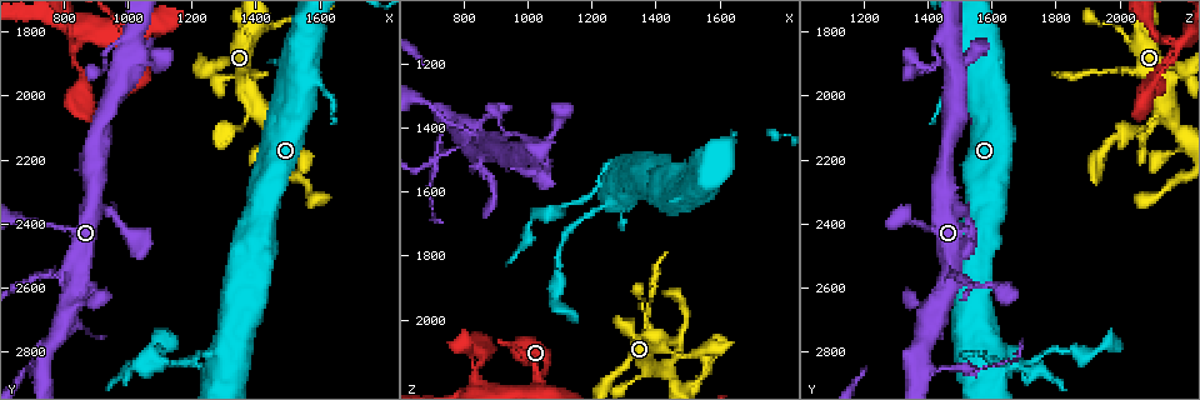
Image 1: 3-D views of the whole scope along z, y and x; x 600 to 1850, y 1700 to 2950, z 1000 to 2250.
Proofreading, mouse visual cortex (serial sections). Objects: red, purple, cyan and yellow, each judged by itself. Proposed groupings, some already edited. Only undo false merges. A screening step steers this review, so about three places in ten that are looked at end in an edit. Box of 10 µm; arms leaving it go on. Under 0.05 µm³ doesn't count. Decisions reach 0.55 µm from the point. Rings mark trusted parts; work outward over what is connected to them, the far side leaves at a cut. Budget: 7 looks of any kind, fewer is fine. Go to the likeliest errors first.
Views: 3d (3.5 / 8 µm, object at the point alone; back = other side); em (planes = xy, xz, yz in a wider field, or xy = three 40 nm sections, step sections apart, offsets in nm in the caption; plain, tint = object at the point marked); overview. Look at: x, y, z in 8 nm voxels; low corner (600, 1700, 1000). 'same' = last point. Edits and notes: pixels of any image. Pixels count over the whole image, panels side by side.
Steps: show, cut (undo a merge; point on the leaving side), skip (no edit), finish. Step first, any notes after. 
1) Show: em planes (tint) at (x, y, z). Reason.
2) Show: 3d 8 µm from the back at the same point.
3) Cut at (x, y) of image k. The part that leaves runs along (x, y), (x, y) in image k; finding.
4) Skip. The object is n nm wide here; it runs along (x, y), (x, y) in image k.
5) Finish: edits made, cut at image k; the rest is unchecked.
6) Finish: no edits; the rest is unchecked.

Show: 3d 3.5 µm from the back at (1270, 2800, 1510). Abrupt turn.

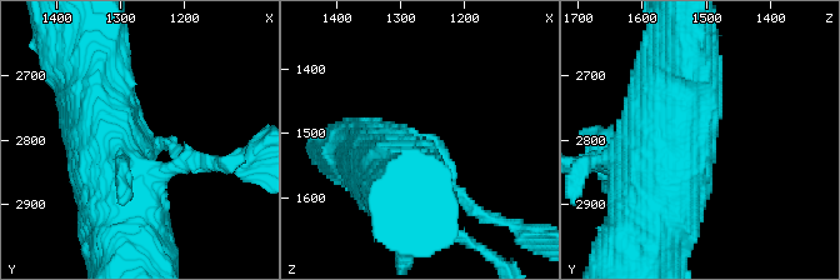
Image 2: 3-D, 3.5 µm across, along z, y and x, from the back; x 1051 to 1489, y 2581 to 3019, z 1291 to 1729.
Show: em xy step 1 (plain) at the same point.

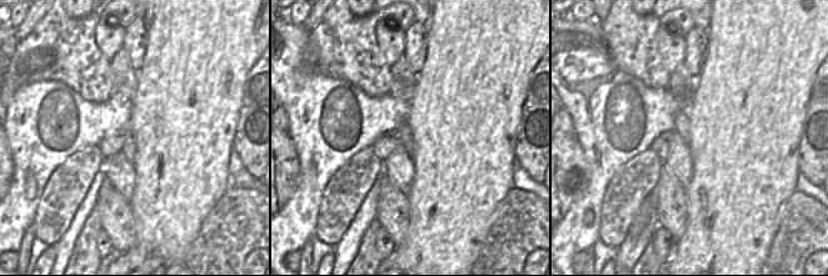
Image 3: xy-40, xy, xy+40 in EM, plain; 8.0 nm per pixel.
Show: em xy step 1 (tint) at the same point. Where the object lies.

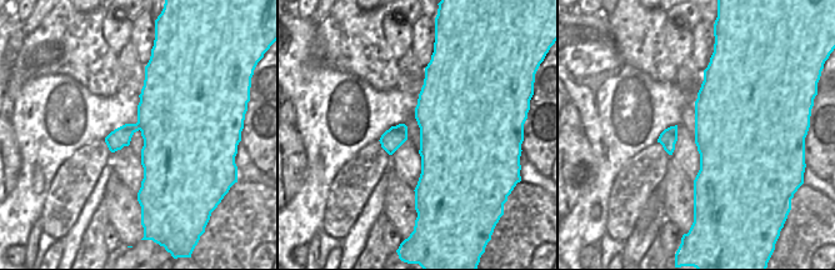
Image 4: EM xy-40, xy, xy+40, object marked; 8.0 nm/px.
Skip. It runs along (98, 98), (101, 136), (179, 155) in image 2; continuous, no second cell.

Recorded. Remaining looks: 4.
Show: 3d 8 µm at (1030, 1830, 2160). Abrupt turn.

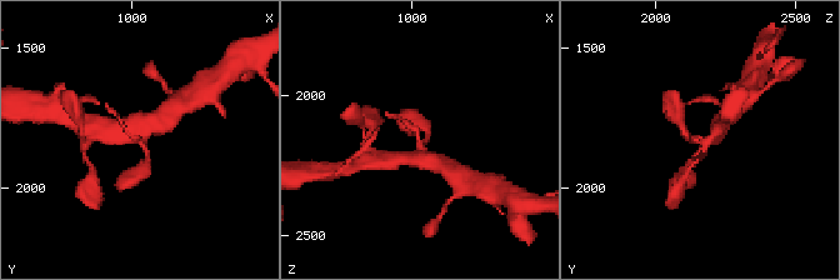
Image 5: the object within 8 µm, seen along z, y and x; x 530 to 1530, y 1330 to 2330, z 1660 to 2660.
Show: em xy step 1 (tint) at the same point. Now the EM.

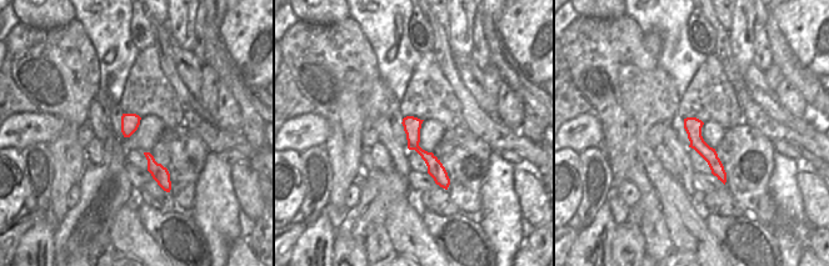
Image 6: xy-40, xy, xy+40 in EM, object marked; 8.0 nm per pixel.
Skip. The arms are 150, 200, 450 nm wide; it runs along (406, 120), (413, 144), (445, 184) in image 6; one cell here.

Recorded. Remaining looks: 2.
Show: em xy step 2 (tint) at (1480, 2110, 2040). Thin neck.

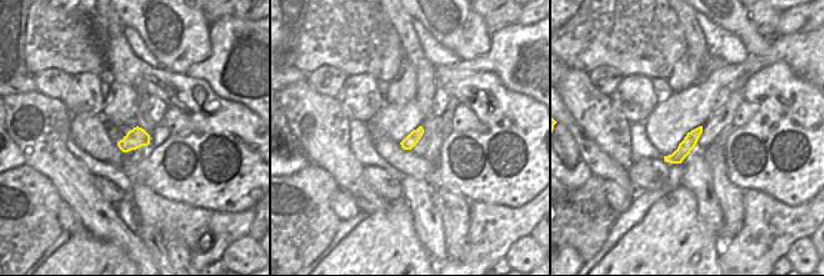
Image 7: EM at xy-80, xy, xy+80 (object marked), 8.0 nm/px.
Show: 3d 3.5 µm at the same point. Wider look.

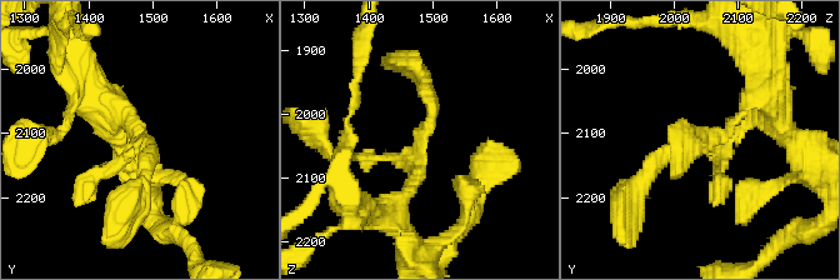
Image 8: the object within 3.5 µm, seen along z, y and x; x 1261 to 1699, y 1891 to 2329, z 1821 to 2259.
Skip. The object is 100 nm wide here; it runs along (775, 109), (640, 183) in image 8; all the same cell.

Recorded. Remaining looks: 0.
Finish: no edits; the rest is unchecked.

